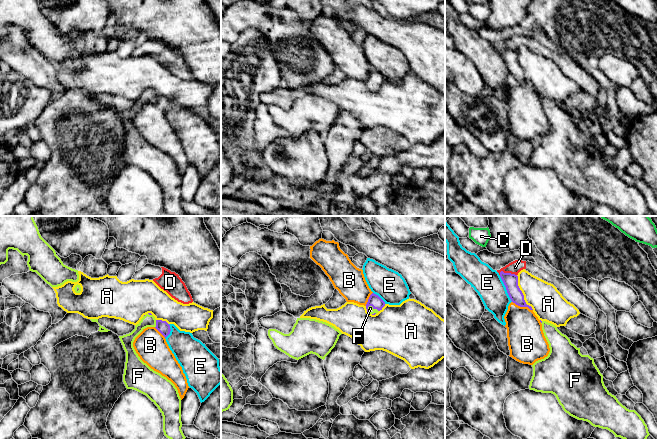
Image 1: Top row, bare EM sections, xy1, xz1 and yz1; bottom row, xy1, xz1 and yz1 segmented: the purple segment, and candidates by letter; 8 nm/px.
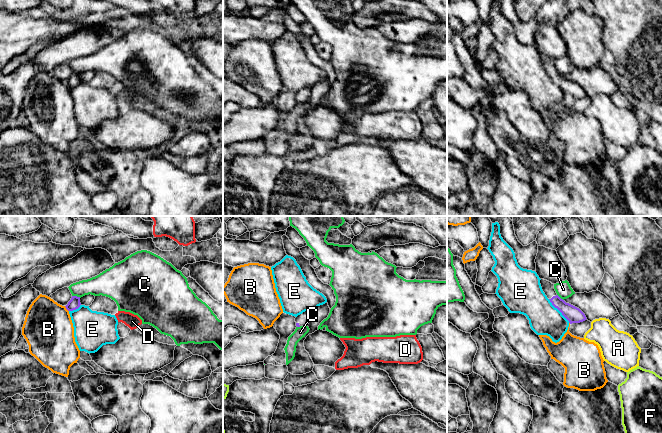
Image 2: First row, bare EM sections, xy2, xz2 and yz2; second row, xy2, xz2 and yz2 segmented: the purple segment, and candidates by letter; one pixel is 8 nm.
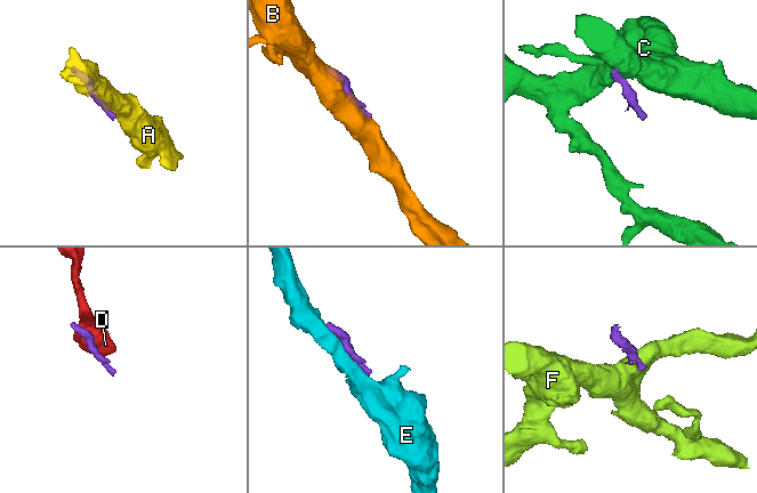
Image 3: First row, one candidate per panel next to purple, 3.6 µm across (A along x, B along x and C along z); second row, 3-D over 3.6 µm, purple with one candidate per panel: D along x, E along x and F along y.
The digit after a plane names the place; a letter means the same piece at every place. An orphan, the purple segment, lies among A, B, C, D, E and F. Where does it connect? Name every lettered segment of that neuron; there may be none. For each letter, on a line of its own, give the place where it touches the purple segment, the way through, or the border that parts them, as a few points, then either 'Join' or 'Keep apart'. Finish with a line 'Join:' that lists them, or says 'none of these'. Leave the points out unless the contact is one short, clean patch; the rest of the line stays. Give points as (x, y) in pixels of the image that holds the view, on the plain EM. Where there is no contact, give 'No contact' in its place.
A: Touches purple at yz1 (522, 69). Keep apart
B: Touches purple at yz1 (522, 82). Keep apart
C: Touches purple at xy2 (76, 72). Boundary: xy2 (72, 71), (80, 73). Keep apart
D: Touches purple at yz1 (508, 49). Boundary: yz1 (499, 48), (503, 47), (516, 51). Keep apart
E: Touches purple at yz1 (506, 64). Keep apart
F: Touches purple at xy1 (156, 100). Path across: xy1 (163, 103), (156, 100), (148, 96). Join
Join: F

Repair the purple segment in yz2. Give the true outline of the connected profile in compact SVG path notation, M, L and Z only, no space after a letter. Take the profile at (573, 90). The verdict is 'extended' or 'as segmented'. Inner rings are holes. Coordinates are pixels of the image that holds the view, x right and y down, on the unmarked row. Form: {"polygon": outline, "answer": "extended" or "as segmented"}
{"polygon": "M544 55L540 56L540 60L543 68L550 76L552 81L562 89L562 91L569 97L570 100L580 99L587 95L585 90L579 84L566 79L557 71L554 65L554 60Z", "answer": "extended"}

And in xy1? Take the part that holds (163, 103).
{"polygon": "M148 89L143 92L135 105L119 112L126 128L123 158L127 165L146 171L160 186L163 192L163 208L170 216L184 216L181 203L181 174L175 161L151 145L136 129L133 118L147 103L155 103L165 114L170 110L170 101L166 97L156 96Z", "answer": "extended"}

